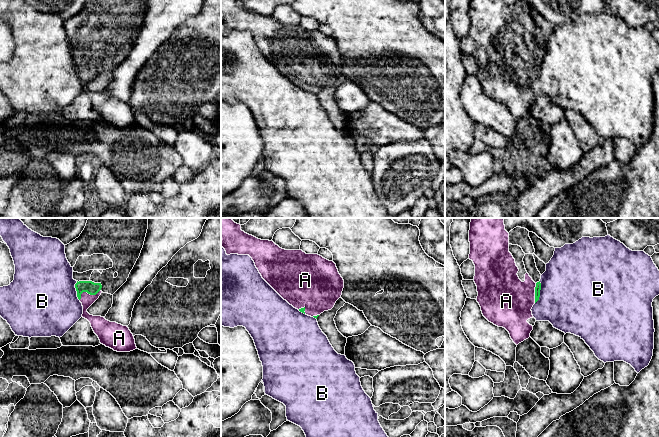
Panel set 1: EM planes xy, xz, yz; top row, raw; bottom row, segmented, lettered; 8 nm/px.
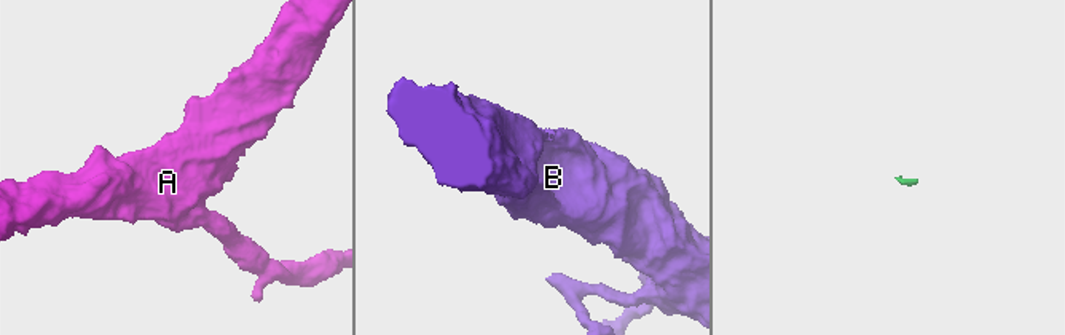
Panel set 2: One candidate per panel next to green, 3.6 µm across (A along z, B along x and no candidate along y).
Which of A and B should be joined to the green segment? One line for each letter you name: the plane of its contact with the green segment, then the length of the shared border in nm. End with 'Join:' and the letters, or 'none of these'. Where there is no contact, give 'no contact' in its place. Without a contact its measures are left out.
A: xy | 190 nm
Join: A

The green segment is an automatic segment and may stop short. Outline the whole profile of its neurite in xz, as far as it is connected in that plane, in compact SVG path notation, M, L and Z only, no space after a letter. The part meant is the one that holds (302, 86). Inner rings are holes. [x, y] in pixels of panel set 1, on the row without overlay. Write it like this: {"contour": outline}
{"contour": "M221 0L226 30L249 31L262 54L290 81L317 93L341 74L344 56L336 40L318 30L285 26L241 6L240 0Z"}

